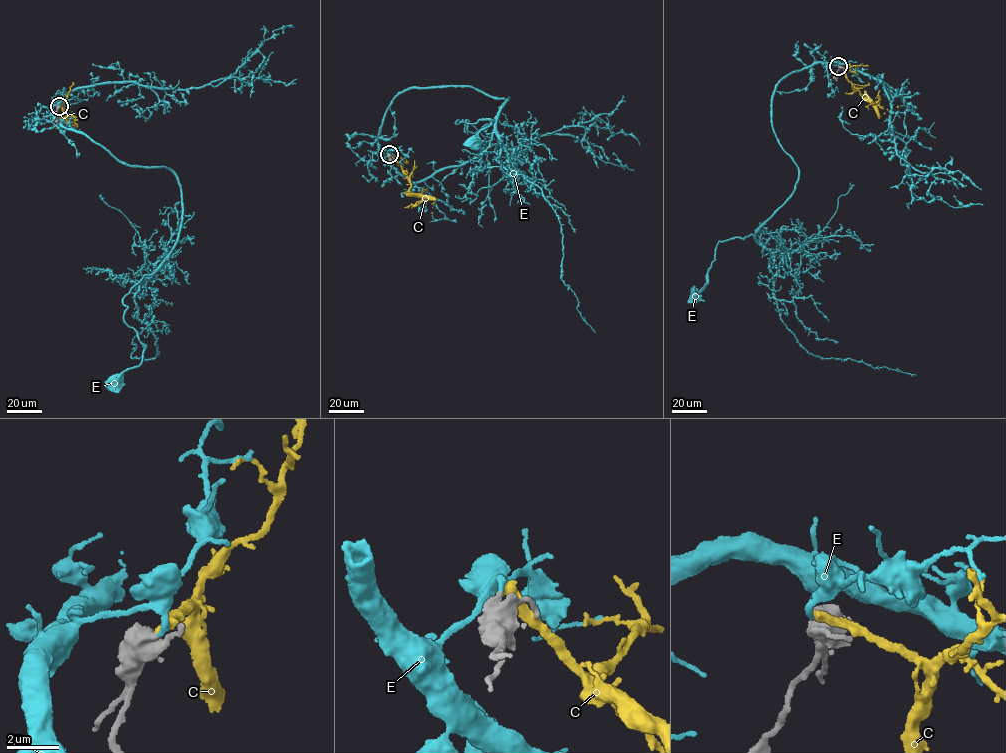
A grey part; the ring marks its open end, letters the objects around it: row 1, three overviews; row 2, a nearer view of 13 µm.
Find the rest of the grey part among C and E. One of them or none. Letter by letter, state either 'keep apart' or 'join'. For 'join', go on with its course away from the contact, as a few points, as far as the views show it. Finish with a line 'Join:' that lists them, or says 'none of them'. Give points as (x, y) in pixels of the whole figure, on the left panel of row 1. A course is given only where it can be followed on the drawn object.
C: keep apart
E: join; course (59, 106), (62, 126), (180, 183), (174, 247), (123, 300), (141, 362), (114, 383)
Join: E

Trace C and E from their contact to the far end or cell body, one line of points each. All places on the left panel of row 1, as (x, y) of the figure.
C: (59, 106), (62, 106), (63, 117), (58, 121), (74, 117), (68, 109)
E: (59, 106), (62, 126), (180, 183), (174, 247), (123, 300), (141, 362), (114, 383)

